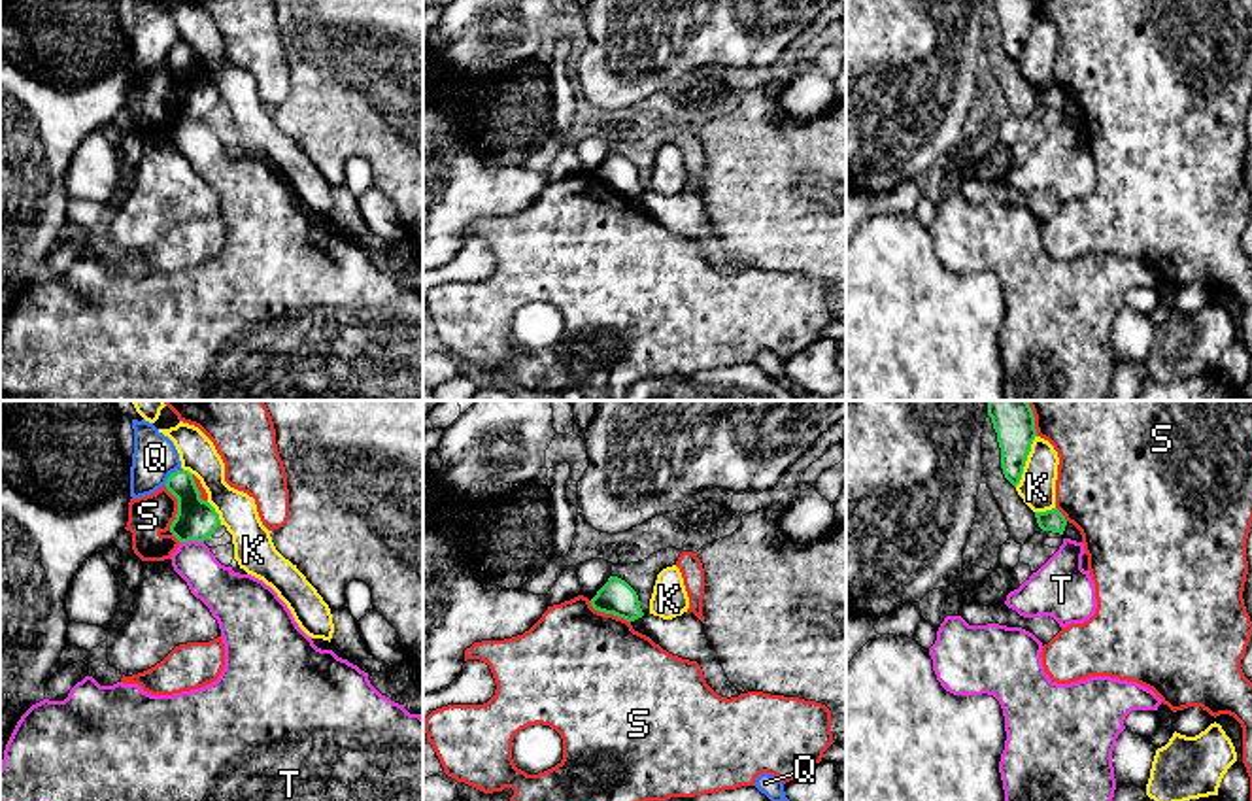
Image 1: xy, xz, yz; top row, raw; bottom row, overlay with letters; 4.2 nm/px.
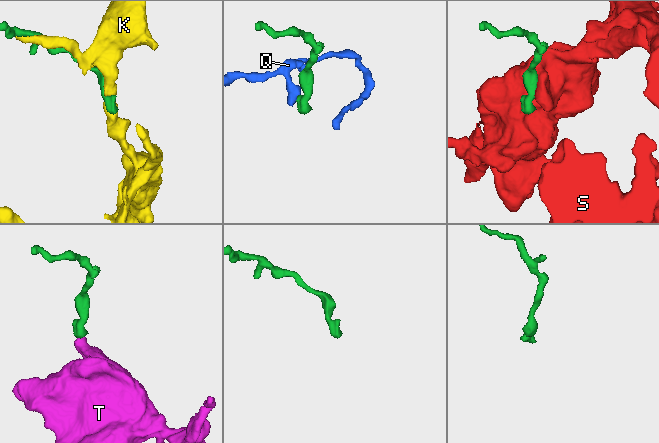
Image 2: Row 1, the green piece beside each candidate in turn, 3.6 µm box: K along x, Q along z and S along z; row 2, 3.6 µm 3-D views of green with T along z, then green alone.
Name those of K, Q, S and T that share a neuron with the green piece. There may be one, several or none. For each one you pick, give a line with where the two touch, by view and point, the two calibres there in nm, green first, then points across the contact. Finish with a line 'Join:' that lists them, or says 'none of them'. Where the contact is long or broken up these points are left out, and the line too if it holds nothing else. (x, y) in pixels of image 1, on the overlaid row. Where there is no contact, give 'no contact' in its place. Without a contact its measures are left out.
Join: none of them

